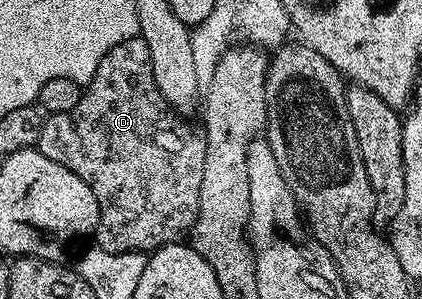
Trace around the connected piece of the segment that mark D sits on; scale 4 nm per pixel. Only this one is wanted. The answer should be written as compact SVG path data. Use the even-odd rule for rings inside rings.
M138 36L113 44L97 72L86 83L77 108L69 112L47 114L42 119L37 149L49 160L69 168L97 196L99 225L93 235L94 245L110 254L137 250L150 252L182 239L197 220L201 200L201 176L205 173L206 138L198 129L182 122L180 115L161 96L157 80L153 80L153 64L149 60L149 44Z

